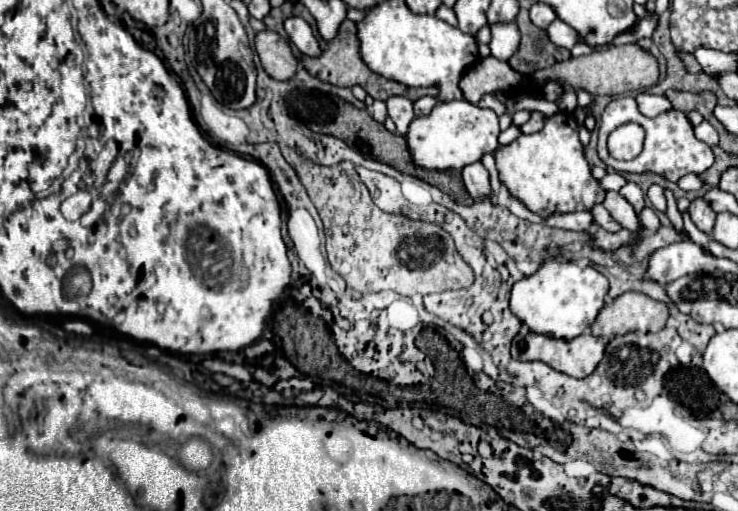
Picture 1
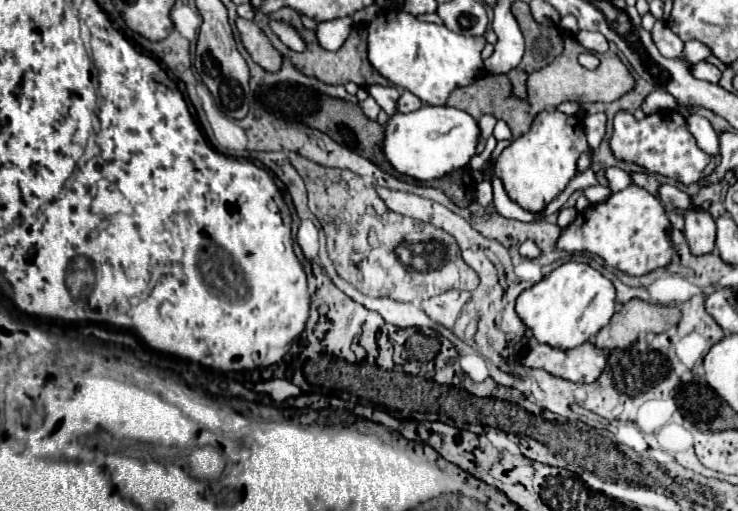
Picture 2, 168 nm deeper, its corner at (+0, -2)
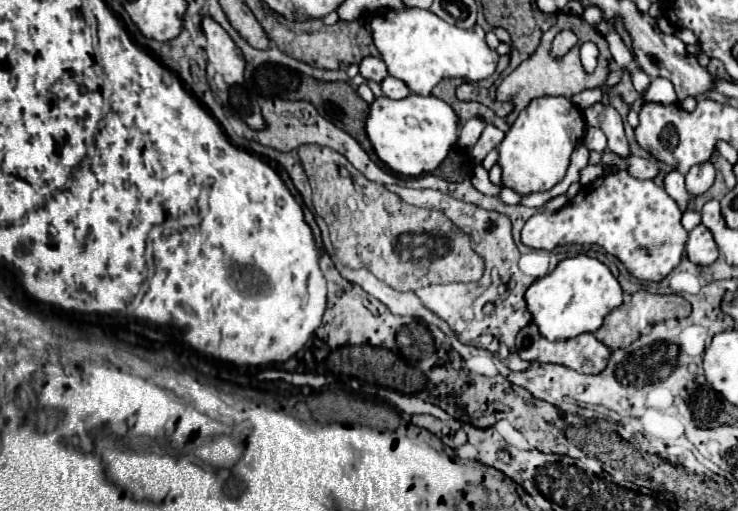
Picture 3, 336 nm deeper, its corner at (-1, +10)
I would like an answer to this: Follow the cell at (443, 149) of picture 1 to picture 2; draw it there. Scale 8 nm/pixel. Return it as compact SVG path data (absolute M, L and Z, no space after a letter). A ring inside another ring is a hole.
M422 106L410 114L388 118L382 152L396 172L418 182L428 182L466 166L476 154L478 134L478 124L470 114L448 106Z

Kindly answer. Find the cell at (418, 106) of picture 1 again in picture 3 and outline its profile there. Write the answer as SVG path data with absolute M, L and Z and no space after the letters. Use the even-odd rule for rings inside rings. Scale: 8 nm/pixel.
M387 76L387 80L381 82L381 90L387 98L393 98L393 100L401 100L401 98L407 98L411 92L407 88L405 82L393 78L393 76Z

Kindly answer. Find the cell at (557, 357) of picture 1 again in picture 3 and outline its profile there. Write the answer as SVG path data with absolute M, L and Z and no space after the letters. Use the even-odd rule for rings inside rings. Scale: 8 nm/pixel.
M531 322L517 334L517 352L523 360L537 360L537 362L551 362L551 364L563 364L567 368L577 370L579 374L599 374L609 360L611 350L599 342L593 334L579 334L575 338L563 340L563 342L549 342L537 332L537 326Z

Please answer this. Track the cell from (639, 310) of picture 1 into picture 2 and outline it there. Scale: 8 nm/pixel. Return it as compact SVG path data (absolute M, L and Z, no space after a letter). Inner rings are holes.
M630 300L620 306L612 320L594 336L594 344L602 350L628 348L640 334L666 332L680 320L676 306L648 304L644 300Z

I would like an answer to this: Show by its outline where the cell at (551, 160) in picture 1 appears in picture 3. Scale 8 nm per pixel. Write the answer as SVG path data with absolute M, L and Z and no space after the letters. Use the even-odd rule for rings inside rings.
M543 96L535 98L515 120L511 130L505 134L503 142L497 146L499 166L503 170L503 186L517 194L533 194L551 190L563 180L569 156L573 148L581 142L585 132L583 112L573 106L563 96Z

